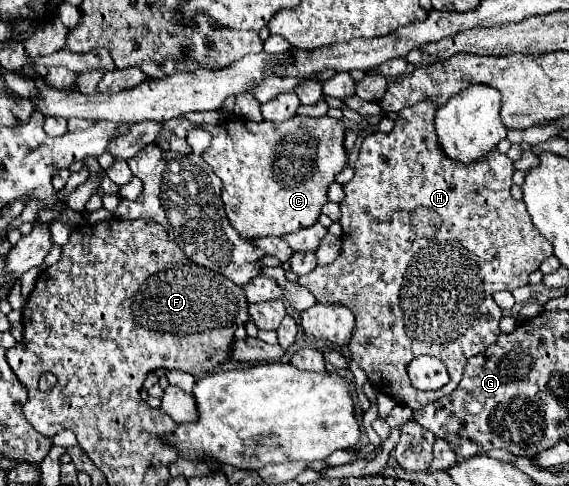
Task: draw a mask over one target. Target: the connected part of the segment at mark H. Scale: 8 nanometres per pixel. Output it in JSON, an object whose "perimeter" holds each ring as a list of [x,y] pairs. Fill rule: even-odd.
{"perimeter":[[[418,103],[414,107],[406,107],[406,111],[398,113],[398,121],[396,121],[392,133],[386,135],[386,133],[374,131],[362,141],[360,155],[358,155],[356,165],[354,165],[354,177],[348,183],[342,185],[346,197],[340,203],[342,217],[338,221],[340,227],[342,227],[340,257],[334,263],[330,263],[330,265],[316,267],[308,275],[298,277],[298,283],[302,287],[310,289],[320,303],[342,305],[342,307],[348,307],[354,313],[356,327],[354,327],[354,335],[352,335],[352,341],[350,341],[350,355],[352,355],[352,359],[366,371],[368,381],[376,389],[380,389],[380,393],[390,395],[394,401],[398,401],[400,405],[410,407],[412,411],[418,411],[418,407],[424,407],[426,403],[432,403],[438,397],[450,395],[458,387],[458,383],[462,379],[462,371],[464,371],[466,359],[470,359],[472,355],[482,353],[486,347],[490,347],[498,339],[498,335],[500,335],[500,325],[498,323],[502,319],[502,309],[494,303],[492,293],[502,291],[502,289],[512,291],[516,287],[528,285],[530,283],[528,275],[532,271],[536,271],[546,257],[552,255],[550,241],[546,241],[544,235],[534,231],[534,225],[530,223],[528,211],[524,207],[524,201],[514,201],[512,195],[510,195],[512,175],[514,175],[514,161],[506,153],[494,151],[494,155],[490,155],[490,159],[486,159],[486,163],[478,163],[478,167],[462,167],[460,163],[450,163],[446,159],[446,155],[442,155],[442,151],[438,151],[438,137],[434,135],[434,113],[436,113],[436,109],[438,107],[430,107],[430,103]],[[418,355],[430,355],[430,357],[442,359],[444,365],[448,367],[448,373],[450,373],[448,385],[444,385],[438,391],[418,391],[418,389],[414,389],[410,385],[410,379],[408,379],[408,373],[406,373],[406,365],[412,359],[416,359]]]}

